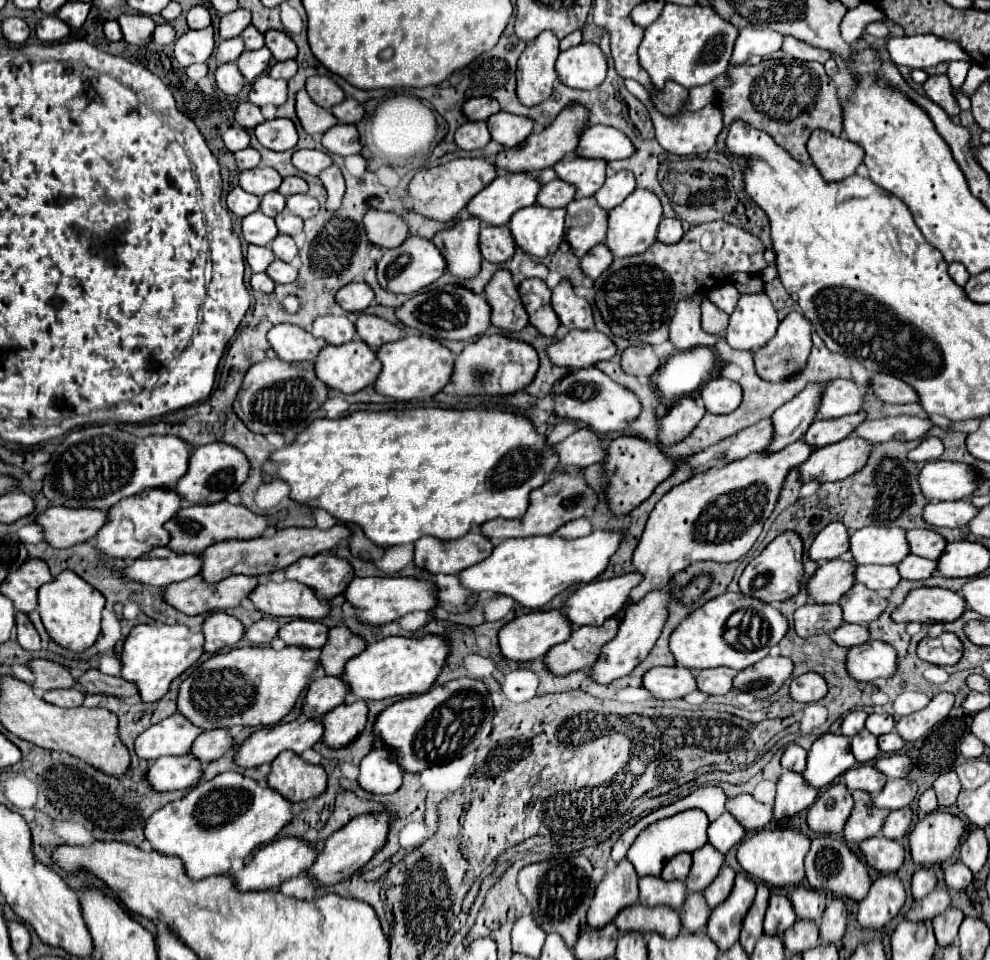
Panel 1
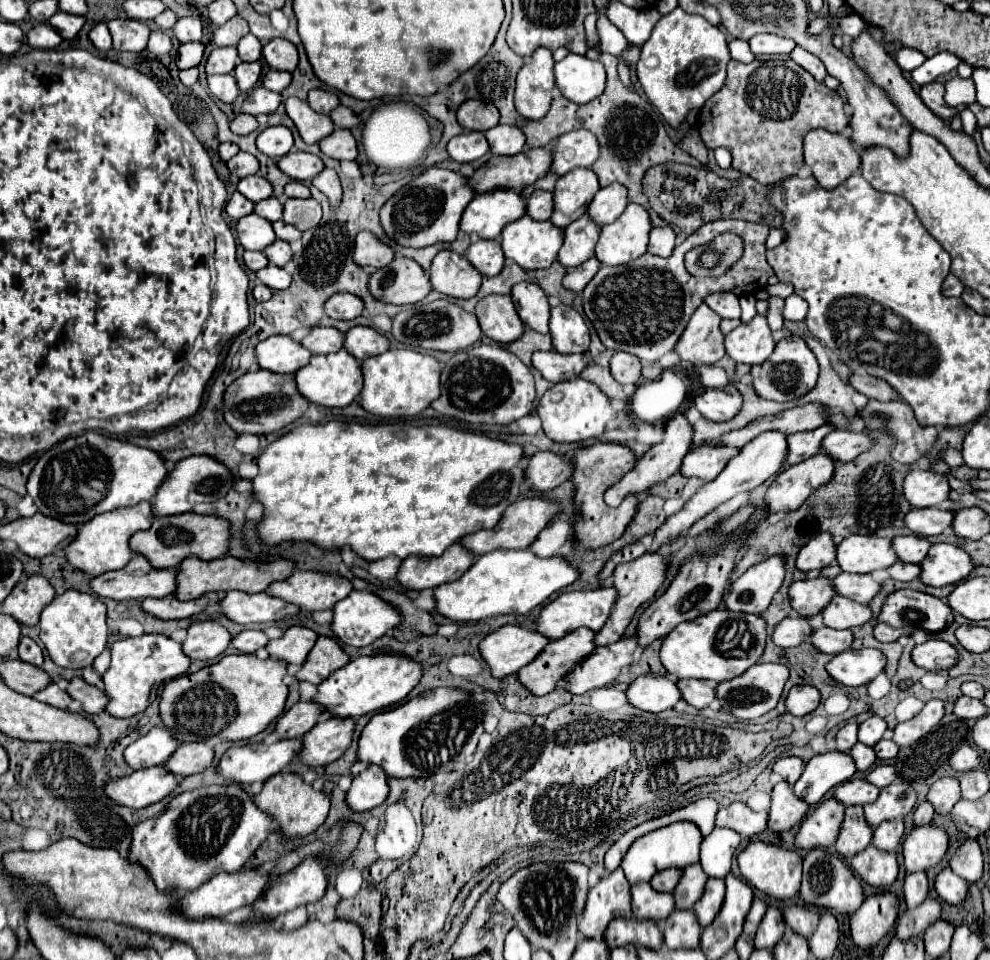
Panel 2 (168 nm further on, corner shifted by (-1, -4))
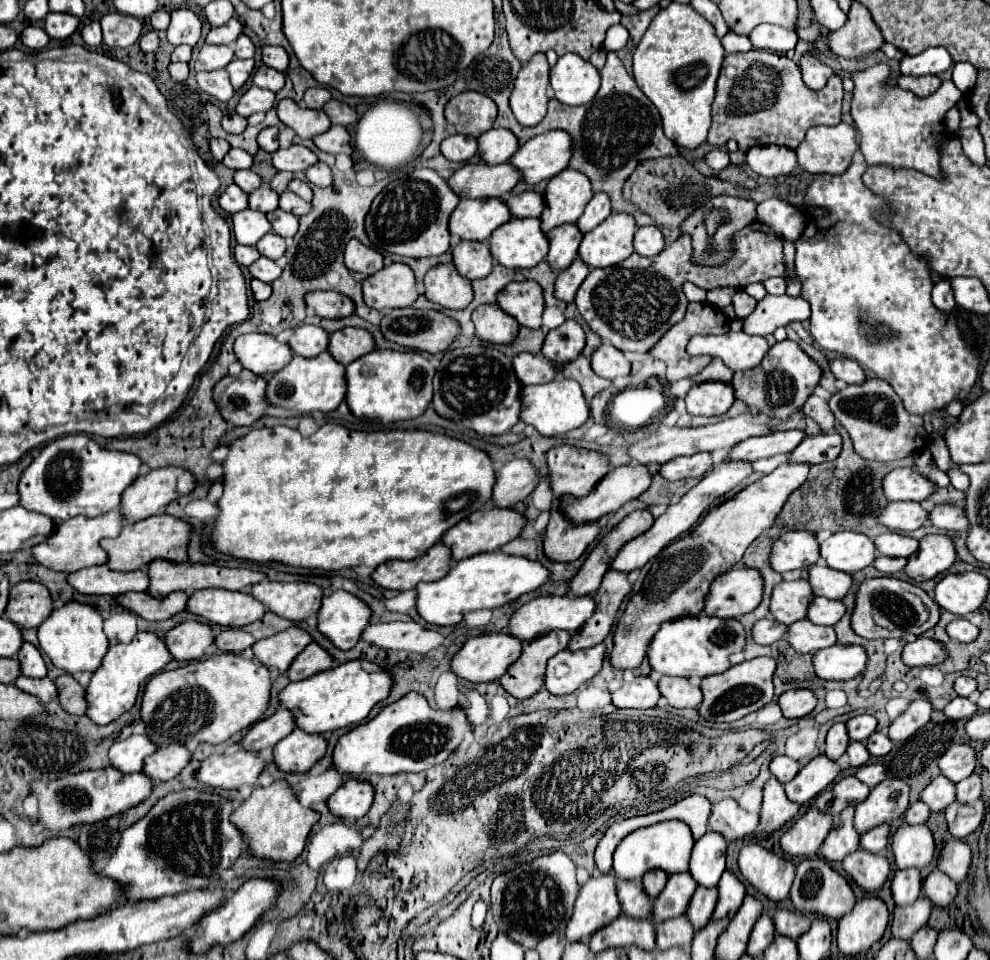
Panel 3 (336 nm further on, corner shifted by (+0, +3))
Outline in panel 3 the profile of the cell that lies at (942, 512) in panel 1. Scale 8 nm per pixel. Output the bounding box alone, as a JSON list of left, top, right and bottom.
[876,503,928,531]

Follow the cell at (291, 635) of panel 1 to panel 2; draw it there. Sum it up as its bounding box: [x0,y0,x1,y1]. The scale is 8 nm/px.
[267,626,317,664]

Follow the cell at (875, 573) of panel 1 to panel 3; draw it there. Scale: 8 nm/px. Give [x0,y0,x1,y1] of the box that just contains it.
[808,563,852,599]

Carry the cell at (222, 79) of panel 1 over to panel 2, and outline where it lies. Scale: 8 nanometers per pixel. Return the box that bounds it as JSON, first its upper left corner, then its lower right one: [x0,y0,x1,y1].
[207,74,239,102]

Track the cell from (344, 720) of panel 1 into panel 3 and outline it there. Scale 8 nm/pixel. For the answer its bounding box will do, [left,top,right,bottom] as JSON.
[274,729,326,773]

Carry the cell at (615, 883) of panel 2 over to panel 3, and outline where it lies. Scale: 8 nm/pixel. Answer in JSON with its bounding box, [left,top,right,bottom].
[566,873,620,943]

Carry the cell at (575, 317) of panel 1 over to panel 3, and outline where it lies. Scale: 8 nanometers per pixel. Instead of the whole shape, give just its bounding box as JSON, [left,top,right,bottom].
[540,319,586,369]

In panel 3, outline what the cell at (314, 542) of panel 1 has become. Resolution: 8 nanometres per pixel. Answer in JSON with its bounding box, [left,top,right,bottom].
[148,559,266,599]

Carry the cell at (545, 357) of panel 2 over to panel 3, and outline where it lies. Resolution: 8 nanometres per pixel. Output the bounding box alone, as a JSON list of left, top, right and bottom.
[512,353,558,385]

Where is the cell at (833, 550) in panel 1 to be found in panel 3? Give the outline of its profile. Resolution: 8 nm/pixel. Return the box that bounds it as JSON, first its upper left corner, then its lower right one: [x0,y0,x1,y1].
[770,531,820,573]

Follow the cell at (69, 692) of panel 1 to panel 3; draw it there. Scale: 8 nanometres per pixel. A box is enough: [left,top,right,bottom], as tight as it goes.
[14,675,58,703]

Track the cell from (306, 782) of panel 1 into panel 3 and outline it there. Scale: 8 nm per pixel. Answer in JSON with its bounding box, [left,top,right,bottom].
[232,781,320,861]

